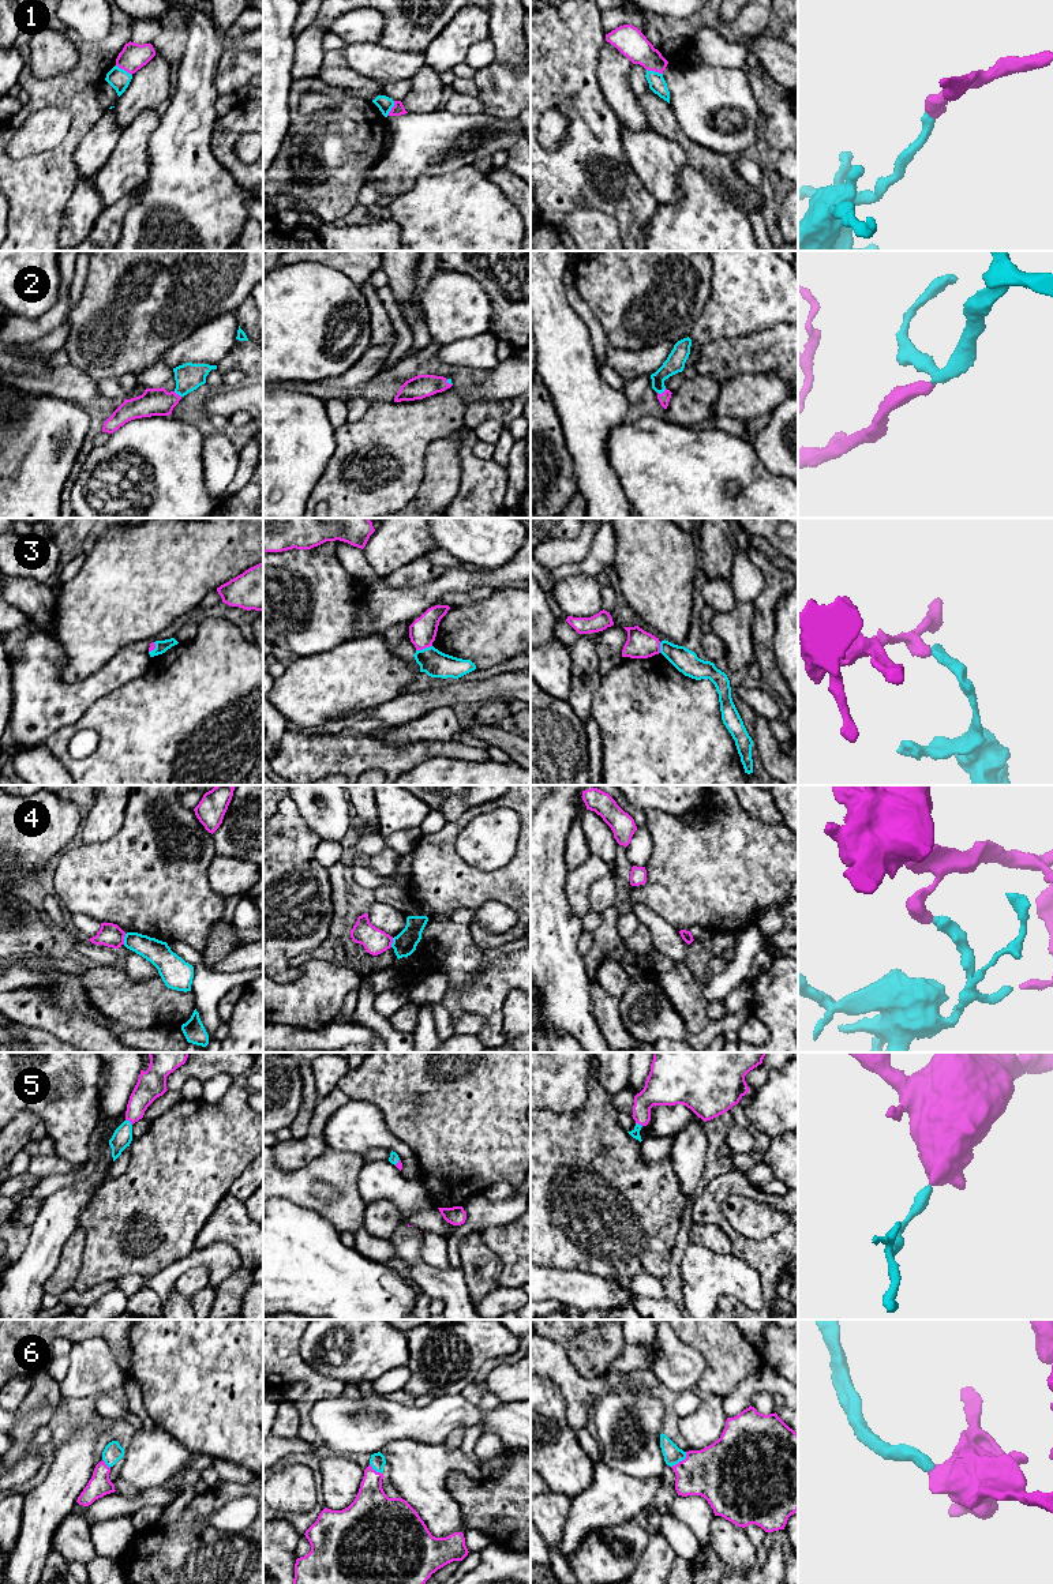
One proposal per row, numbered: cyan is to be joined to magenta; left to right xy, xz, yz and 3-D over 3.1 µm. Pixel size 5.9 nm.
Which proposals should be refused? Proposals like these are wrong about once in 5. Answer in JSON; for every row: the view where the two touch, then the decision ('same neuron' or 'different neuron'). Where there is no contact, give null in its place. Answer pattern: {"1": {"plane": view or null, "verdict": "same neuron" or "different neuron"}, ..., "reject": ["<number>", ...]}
{"1": {"plane": "xy", "verdict": "different neuron"}, "2": {"plane": "yz", "verdict": "same neuron"}, "3": {"plane": "xz", "verdict": "different neuron"}, "4": {"plane": "xy", "verdict": "different neuron"}, "5": {"plane": "xy", "verdict": "same neuron"}, "6": {"plane": "yz", "verdict": "same neuron"}, "reject": ["1", "3", "4"]}

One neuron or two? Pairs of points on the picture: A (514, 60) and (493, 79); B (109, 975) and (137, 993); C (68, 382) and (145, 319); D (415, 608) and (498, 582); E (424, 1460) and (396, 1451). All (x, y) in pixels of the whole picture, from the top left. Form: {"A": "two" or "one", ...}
{"A": "two", "B": "one", "C": "two", "D": "one", "E": "one"}

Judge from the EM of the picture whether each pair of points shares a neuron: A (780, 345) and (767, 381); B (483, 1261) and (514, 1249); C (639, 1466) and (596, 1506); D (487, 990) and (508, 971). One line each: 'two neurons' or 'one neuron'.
A: two neurons
B: two neurons
C: two neurons
D: one neuron

